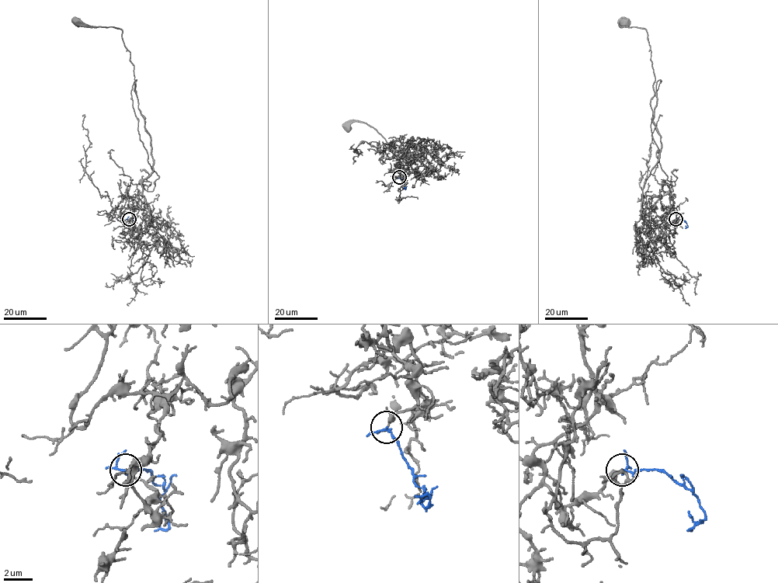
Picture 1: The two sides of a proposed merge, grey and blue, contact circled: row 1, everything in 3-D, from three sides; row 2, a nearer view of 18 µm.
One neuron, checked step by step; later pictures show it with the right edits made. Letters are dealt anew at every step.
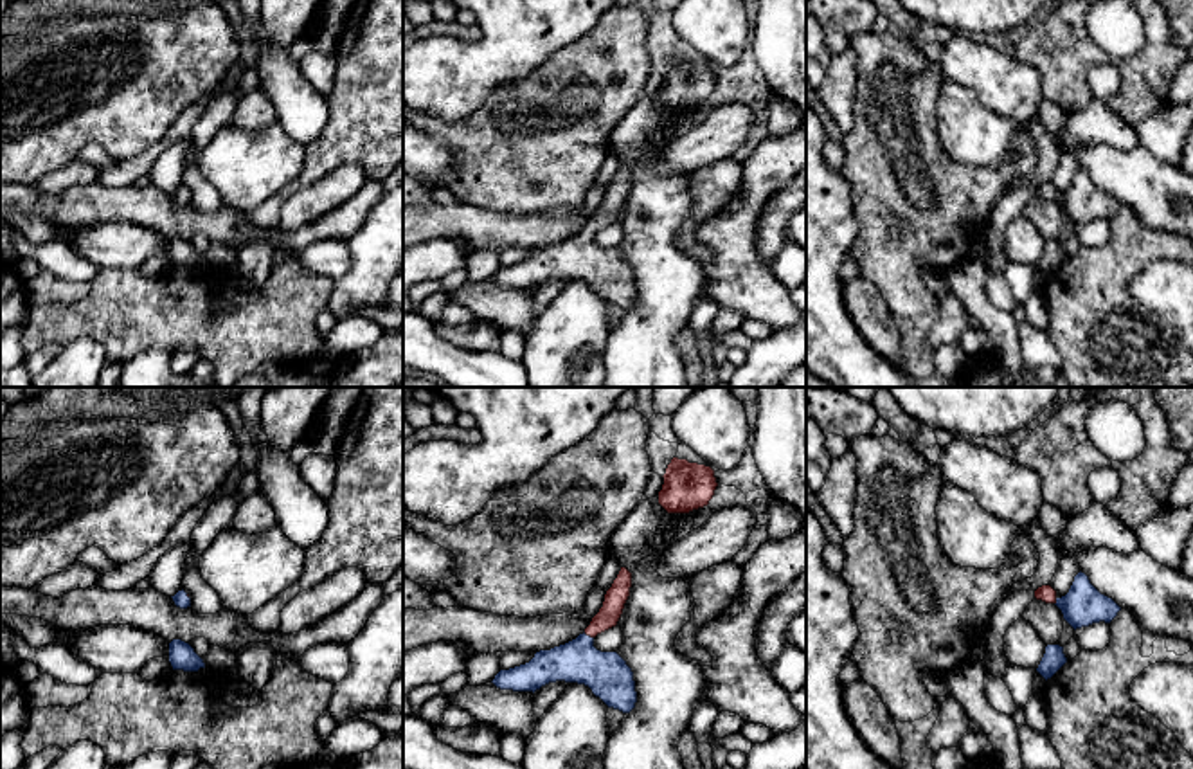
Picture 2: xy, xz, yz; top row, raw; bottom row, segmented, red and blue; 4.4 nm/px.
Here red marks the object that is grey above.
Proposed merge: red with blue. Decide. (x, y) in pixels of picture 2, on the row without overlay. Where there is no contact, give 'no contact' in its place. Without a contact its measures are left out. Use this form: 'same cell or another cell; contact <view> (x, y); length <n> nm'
same cell; contact xz (589, 231); length 50 nm

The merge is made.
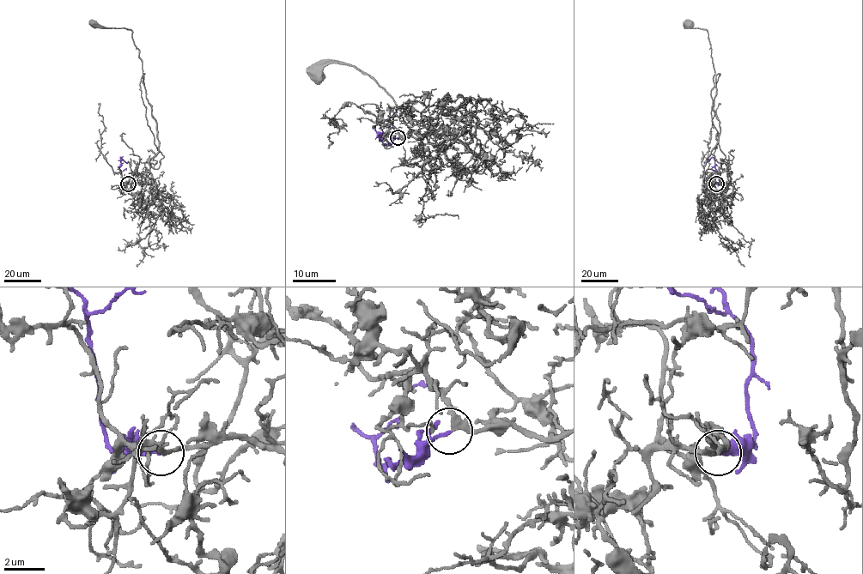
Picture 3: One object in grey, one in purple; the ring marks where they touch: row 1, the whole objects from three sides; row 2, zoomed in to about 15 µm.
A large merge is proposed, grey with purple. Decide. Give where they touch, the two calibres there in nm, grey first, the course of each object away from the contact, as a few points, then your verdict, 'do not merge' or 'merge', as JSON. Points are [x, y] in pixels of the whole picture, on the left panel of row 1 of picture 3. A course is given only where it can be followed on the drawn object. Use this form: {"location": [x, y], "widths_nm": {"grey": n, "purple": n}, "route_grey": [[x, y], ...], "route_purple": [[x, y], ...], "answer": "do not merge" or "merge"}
{"location": [128, 184], "widths_nm": {"grey": 200, "purple": 120}, "route_grey": [[128, 184], [146, 184], [151, 176], [148, 161], [158, 149], [156, 120], [132, 31], [94, 23]], "route_purple": [[128, 184], [123, 183], [120, 158], [128, 163]], "answer": "merge"}

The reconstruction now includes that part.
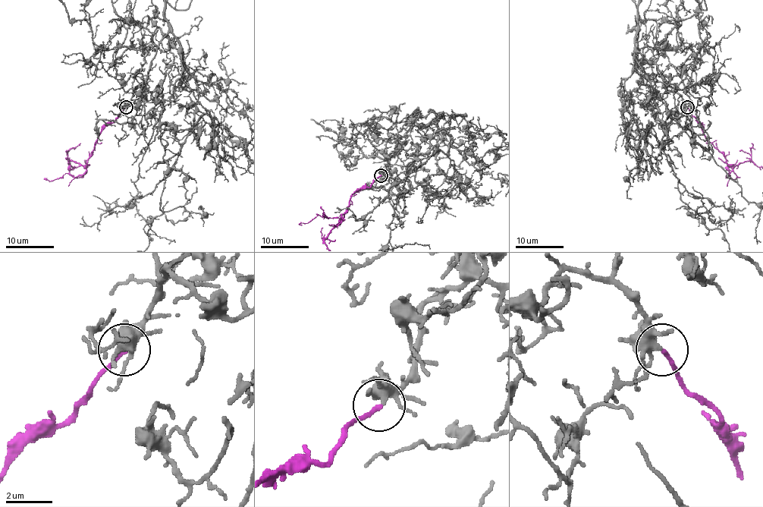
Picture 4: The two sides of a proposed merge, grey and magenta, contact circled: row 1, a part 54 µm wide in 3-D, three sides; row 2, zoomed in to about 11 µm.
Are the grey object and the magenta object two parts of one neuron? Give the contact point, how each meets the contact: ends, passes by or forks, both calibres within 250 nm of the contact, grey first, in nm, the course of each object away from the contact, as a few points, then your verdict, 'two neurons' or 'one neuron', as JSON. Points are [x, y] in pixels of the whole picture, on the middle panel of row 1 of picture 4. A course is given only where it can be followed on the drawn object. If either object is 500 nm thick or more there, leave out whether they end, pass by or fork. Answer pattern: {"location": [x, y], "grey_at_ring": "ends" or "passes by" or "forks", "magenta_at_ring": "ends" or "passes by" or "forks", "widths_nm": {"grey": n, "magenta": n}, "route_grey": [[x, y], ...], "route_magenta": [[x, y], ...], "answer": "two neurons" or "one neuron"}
{"location": [381, 175], "grey_at_ring": "forks", "magenta_at_ring": "ends", "widths_nm": {"grey": 320, "magenta": 180}, "route_magenta": [[380, 174], [369, 187], [362, 187], [351, 195], [350, 205], [340, 219], [318, 215], [309, 222], [298, 224]], "answer": "one neuron"}

